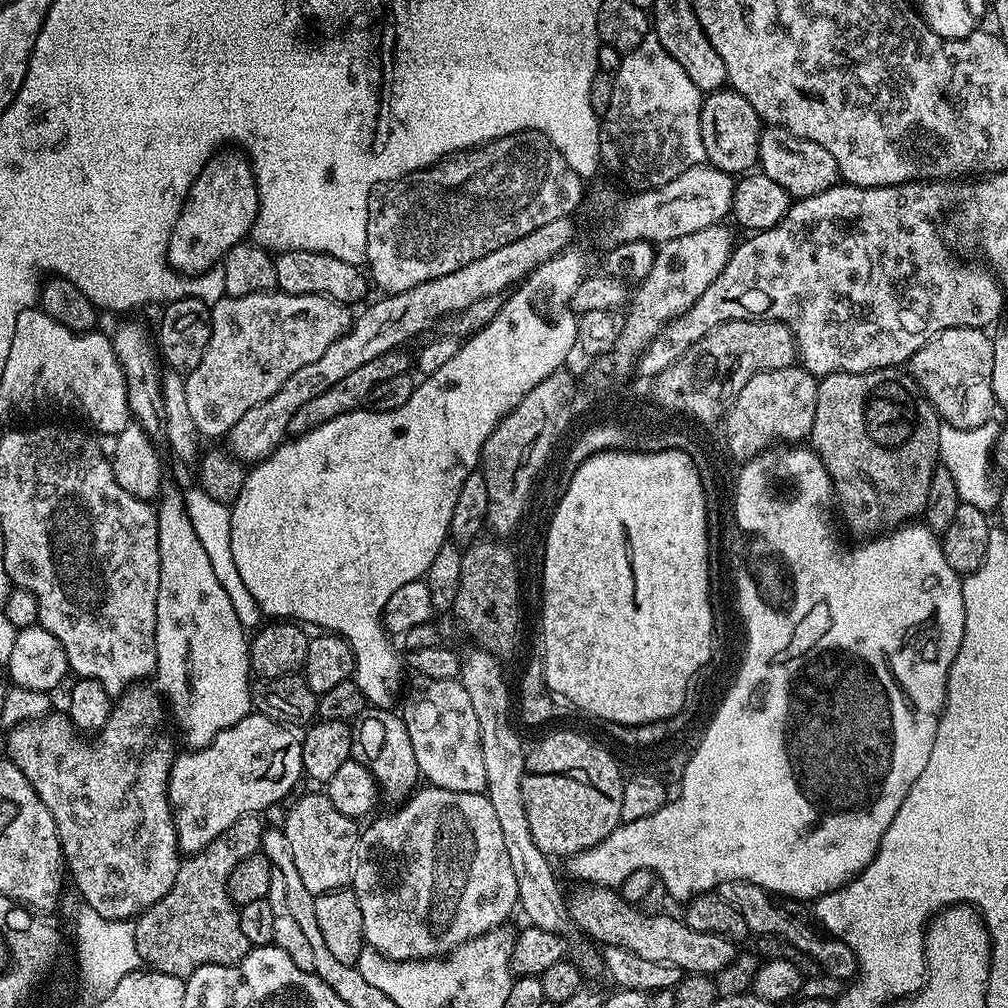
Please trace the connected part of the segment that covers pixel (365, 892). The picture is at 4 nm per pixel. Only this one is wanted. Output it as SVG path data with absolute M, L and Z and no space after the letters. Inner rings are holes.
M420 786L397 808L400 808L397 812L392 812L389 816L380 816L368 829L363 829L360 832L360 841L356 843L356 864L352 867L350 888L358 898L358 906L362 906L362 928L367 947L378 950L388 960L435 960L447 956L467 940L473 940L499 928L509 919L508 915L512 911L517 911L519 898L517 879L514 878L513 867L510 866L509 855L506 854L501 823L498 822L494 807L484 792L459 792Z

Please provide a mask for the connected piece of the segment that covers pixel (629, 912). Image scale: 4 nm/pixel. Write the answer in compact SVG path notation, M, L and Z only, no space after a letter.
M580 886L577 889L573 896L567 897L571 923L577 929L580 927L586 935L593 936L600 946L624 947L641 958L678 966L684 974L718 973L723 968L729 968L738 955L737 945L733 941L718 934L694 930L683 919L676 917L675 920L669 914L652 916L623 900L611 888Z

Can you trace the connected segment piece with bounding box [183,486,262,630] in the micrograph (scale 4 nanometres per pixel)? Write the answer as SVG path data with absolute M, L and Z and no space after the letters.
M193 486L189 492L183 493L186 514L190 518L190 526L194 528L194 534L198 536L198 542L202 544L202 550L206 550L207 557L210 558L210 566L214 566L214 574L218 582L222 582L222 590L230 597L230 602L234 602L234 614L238 614L238 622L246 630L256 630L261 627L262 613L258 602L254 602L254 594L246 590L246 582L242 582L242 577L238 575L238 566L234 566L234 554L230 554L230 514L231 507L206 494L204 489Z

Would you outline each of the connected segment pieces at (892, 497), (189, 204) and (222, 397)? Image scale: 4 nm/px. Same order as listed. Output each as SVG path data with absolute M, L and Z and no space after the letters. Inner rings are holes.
M879 368L873 372L835 372L829 376L819 377L818 380L818 406L814 406L814 426L810 437L812 451L820 455L820 460L832 479L832 490L838 501L838 512L844 515L848 528L857 532L860 538L875 538L894 528L901 527L915 521L926 506L926 498L930 494L930 478L934 478L934 470L938 467L939 454L939 428L942 421L934 410L932 403L924 396L923 390L916 385L915 380L907 371L895 368Z
M239 150L215 152L190 186L174 222L168 243L169 265L186 276L213 271L224 255L251 233L257 214L258 190L248 157Z
M273 290L246 294L245 296L225 295L216 304L211 305L212 333L206 346L206 354L202 354L202 362L194 366L194 370L184 376L186 386L186 403L190 415L194 418L194 426L198 426L201 437L227 437L234 422L250 410L250 406L258 406L258 402L266 402L302 366L310 362L318 362L342 334L349 332L354 319L353 313L345 305L332 300L328 296L291 296L289 292Z

